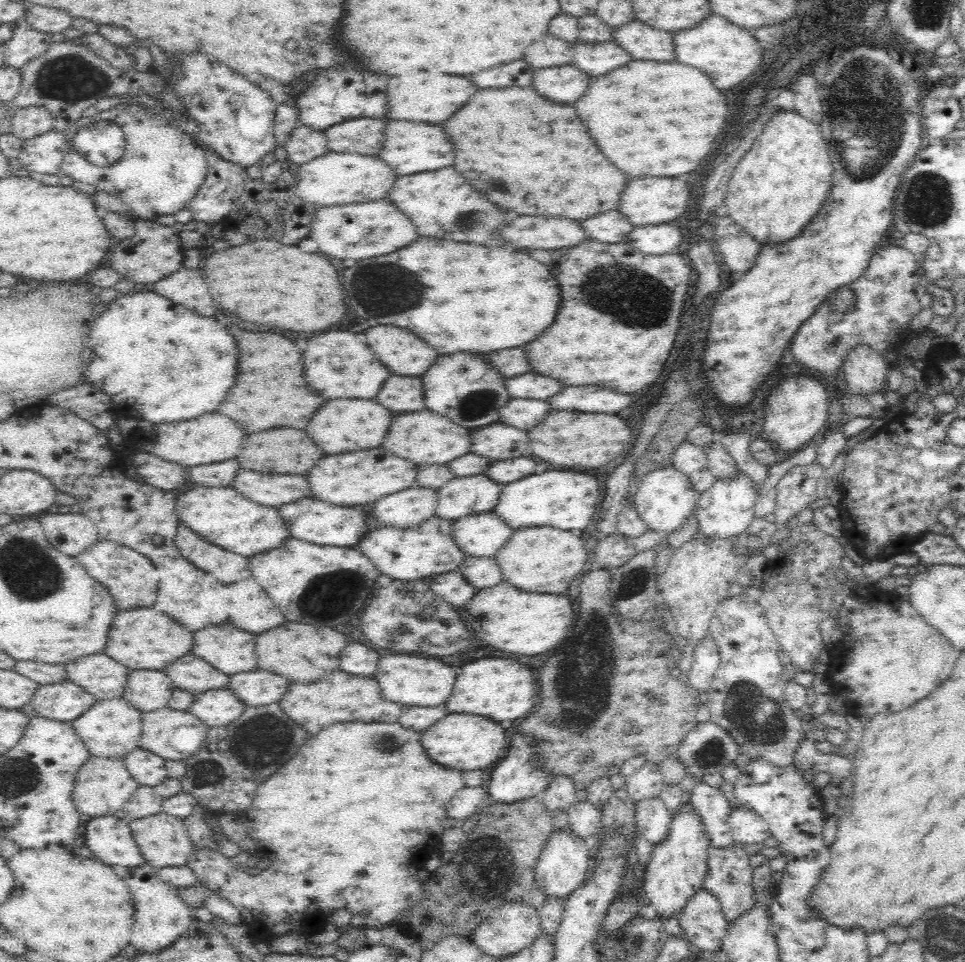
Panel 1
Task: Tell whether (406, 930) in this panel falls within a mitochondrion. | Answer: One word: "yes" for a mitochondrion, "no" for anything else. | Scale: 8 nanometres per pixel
no

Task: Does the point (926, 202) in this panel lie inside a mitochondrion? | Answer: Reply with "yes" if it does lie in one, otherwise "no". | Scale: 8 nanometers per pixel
yes

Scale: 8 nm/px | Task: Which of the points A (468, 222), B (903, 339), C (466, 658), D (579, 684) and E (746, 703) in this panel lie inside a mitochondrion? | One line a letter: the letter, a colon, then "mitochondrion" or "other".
A: mitochondrion
B: other
C: other
D: mitochondrion
E: mitochondrion

